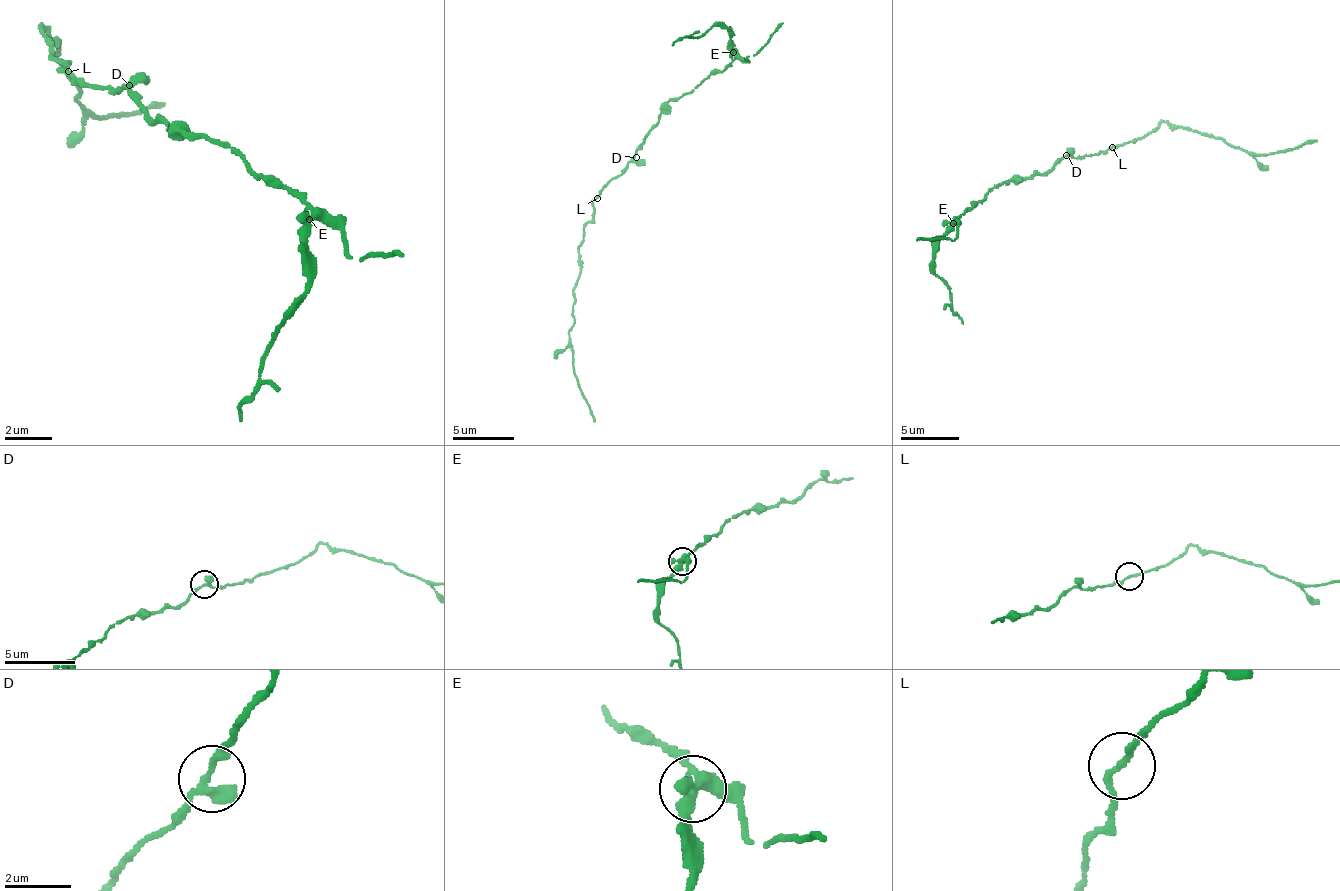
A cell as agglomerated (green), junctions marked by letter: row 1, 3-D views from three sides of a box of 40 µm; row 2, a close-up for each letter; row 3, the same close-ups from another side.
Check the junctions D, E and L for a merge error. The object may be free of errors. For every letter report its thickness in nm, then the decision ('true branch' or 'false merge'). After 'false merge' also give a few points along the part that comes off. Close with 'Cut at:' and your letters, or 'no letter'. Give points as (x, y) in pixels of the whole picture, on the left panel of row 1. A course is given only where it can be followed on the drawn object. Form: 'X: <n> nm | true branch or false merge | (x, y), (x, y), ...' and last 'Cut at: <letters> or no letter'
D: 200 nm | true branch
E: 360 nm | false merge | (310, 218), (309, 256), (300, 308), (266, 353), (242, 420)
L: 190 nm | true branch
Cut at: E

